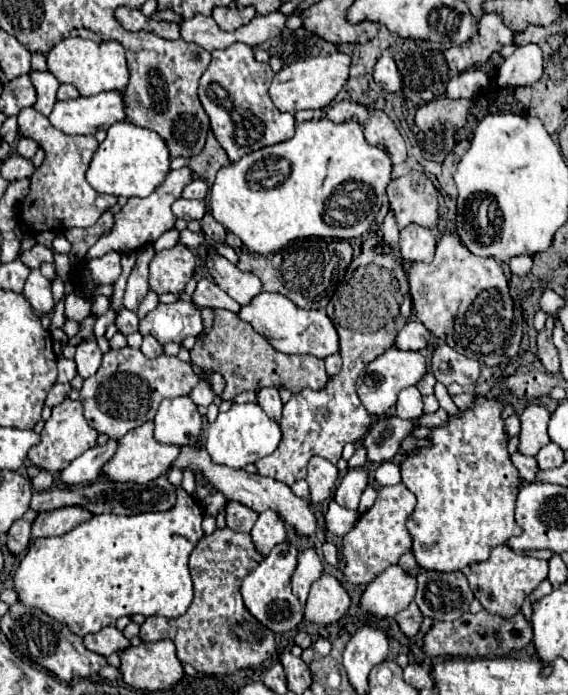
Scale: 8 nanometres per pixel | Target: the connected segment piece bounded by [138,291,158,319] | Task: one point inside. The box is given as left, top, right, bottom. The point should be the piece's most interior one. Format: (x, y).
(151, 301)

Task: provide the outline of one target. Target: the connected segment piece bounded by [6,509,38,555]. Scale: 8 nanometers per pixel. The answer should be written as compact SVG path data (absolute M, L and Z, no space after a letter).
M30 509L30 511L26 511L24 513L24 517L20 519L20 521L16 521L14 525L12 525L12 529L10 529L10 533L8 533L8 549L14 553L14 555L18 555L18 553L22 553L28 545L30 545L30 541L32 541L32 537L30 537L30 527L32 527L32 523L34 523L34 519L36 519L36 511L34 509Z

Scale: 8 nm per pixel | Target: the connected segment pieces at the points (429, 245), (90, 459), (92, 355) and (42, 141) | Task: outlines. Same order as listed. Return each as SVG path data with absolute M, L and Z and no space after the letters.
M408 225L400 231L400 253L406 261L430 263L434 259L436 237L430 229L420 225Z
M108 441L106 445L96 445L88 451L84 451L80 457L76 457L62 473L60 479L66 485L82 485L82 483L92 483L104 465L108 457L116 453L116 441Z
M84 341L76 347L76 369L80 377L92 377L100 367L102 361L102 353L98 349L98 345L94 341Z
M26 107L18 113L18 135L34 139L44 149L44 163L34 171L30 177L30 193L20 207L20 223L32 229L34 233L40 231L56 231L56 229L70 229L70 227L88 227L98 221L98 217L116 205L116 197L96 193L86 181L88 161L92 159L94 151L98 149L98 141L94 135L66 135L60 133L50 125L50 121L36 113L32 107Z

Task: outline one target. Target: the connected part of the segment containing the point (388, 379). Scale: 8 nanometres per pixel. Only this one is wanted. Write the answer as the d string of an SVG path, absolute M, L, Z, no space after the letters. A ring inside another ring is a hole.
M388 349L380 357L376 357L360 373L360 377L356 381L356 391L358 391L358 397L360 397L360 401L362 401L362 405L366 407L368 413L372 413L372 415L384 415L396 403L398 393L404 387L416 385L424 375L426 375L426 359L418 351L412 353L412 351Z

